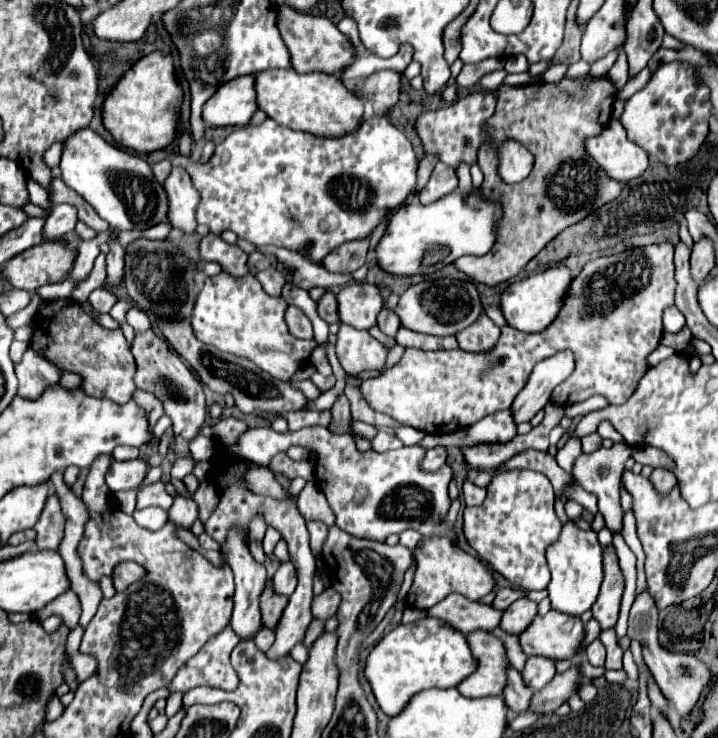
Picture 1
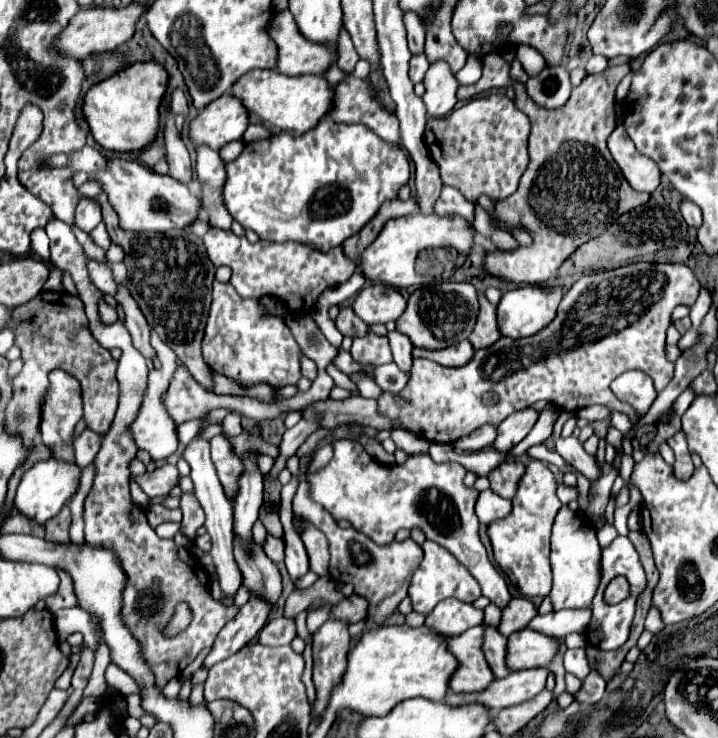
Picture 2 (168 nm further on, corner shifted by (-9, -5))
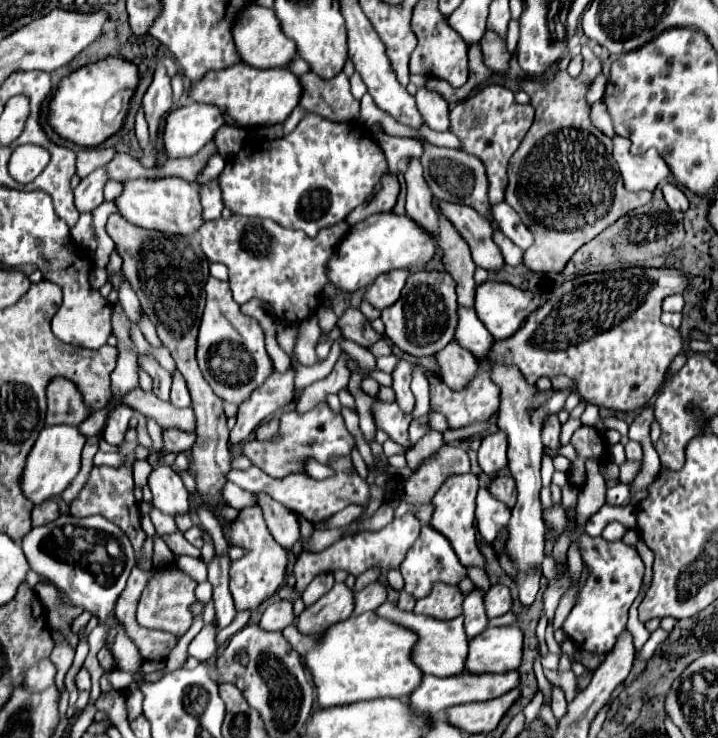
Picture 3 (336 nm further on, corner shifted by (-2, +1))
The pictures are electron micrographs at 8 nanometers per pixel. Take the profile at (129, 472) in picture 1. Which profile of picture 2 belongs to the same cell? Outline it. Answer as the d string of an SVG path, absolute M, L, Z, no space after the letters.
M163 465L151 473L143 473L143 475L133 477L133 481L149 497L161 497L161 495L167 495L171 491L171 487L179 481L179 471L175 465Z

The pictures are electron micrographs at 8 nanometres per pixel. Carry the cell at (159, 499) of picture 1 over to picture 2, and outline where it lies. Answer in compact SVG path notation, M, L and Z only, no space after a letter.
M151 505L147 509L147 521L151 523L151 527L157 527L159 523L165 521L181 521L181 509L167 509L163 505Z

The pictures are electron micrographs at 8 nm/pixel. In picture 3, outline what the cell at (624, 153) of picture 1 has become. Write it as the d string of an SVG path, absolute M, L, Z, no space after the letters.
M614 137L614 159L620 167L624 187L628 191L654 191L660 181L664 181L670 175L668 163L656 153L656 149L650 149L644 155L632 155L630 153L630 141L624 137Z

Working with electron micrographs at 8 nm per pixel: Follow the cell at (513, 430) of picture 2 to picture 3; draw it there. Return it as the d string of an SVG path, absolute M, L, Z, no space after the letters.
M500 431L482 439L482 445L478 449L478 465L484 475L494 477L506 467L506 463L508 463L508 459L506 459L508 443L506 441L508 441L506 433L500 433Z

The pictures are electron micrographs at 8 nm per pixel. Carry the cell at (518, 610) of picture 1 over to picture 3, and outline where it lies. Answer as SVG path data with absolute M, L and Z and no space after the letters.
M502 583L490 585L490 589L484 595L484 607L486 607L488 617L498 617L498 615L508 613L512 607L512 597L510 597L508 587Z

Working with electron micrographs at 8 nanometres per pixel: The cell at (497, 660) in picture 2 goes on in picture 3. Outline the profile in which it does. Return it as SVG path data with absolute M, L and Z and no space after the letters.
M474 587L468 595L464 595L462 615L464 615L464 627L466 627L468 639L480 635L488 627L488 617L482 605L482 595L484 591L480 587Z

